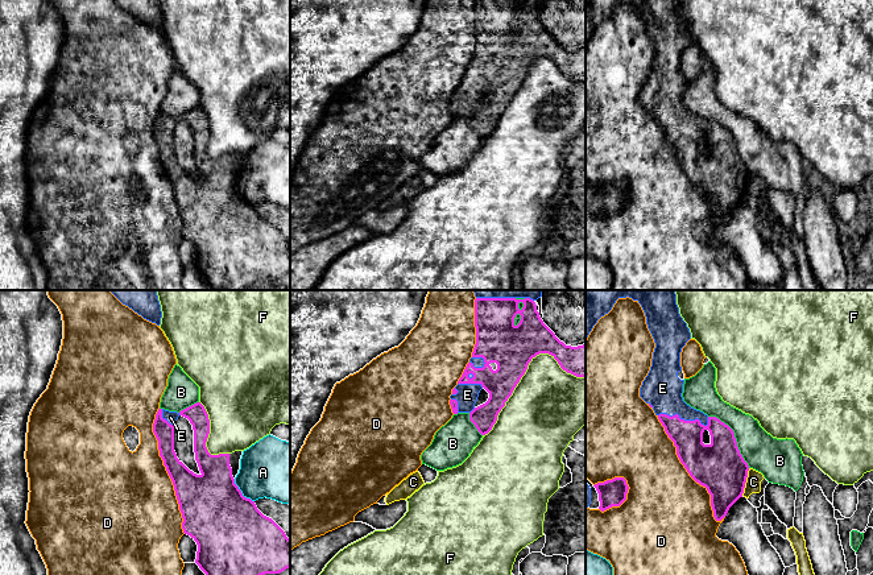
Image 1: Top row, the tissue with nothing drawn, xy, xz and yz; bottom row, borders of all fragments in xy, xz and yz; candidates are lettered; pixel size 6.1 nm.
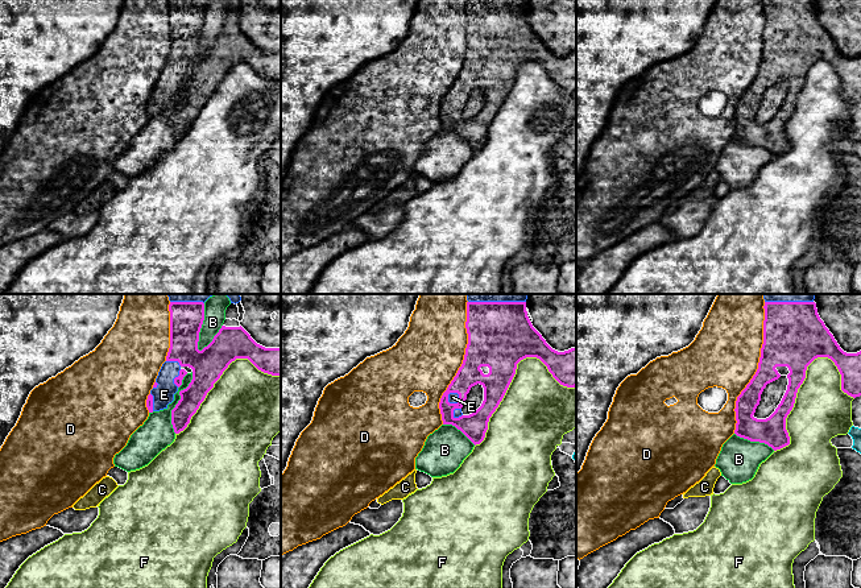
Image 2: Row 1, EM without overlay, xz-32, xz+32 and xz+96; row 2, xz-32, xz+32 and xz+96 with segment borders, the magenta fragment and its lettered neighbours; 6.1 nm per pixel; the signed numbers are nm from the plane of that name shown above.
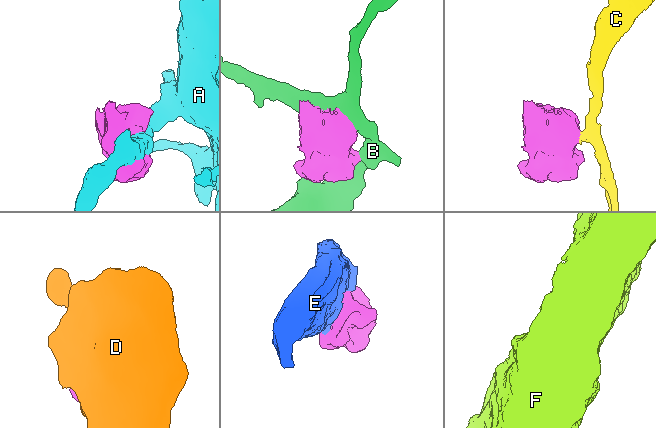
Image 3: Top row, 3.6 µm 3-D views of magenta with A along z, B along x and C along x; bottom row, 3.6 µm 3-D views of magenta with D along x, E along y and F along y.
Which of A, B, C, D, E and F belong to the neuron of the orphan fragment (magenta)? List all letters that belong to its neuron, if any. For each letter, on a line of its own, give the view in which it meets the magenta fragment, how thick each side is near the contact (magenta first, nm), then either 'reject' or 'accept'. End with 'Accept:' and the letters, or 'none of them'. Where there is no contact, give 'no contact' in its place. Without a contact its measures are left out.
A: contact in xy; calibres 440 and 360 nm; reject
B: contact in yz; calibres 300 and 220 nm; reject
C: contact in yz; calibres 300 and 100 nm; reject
D: contact in xy; calibres 260 and 500 nm; reject
E: contact in yz; calibres 190 and 240 nm; accept
F: contact in xz; calibres 280 and 460 nm; reject
Accept: E

